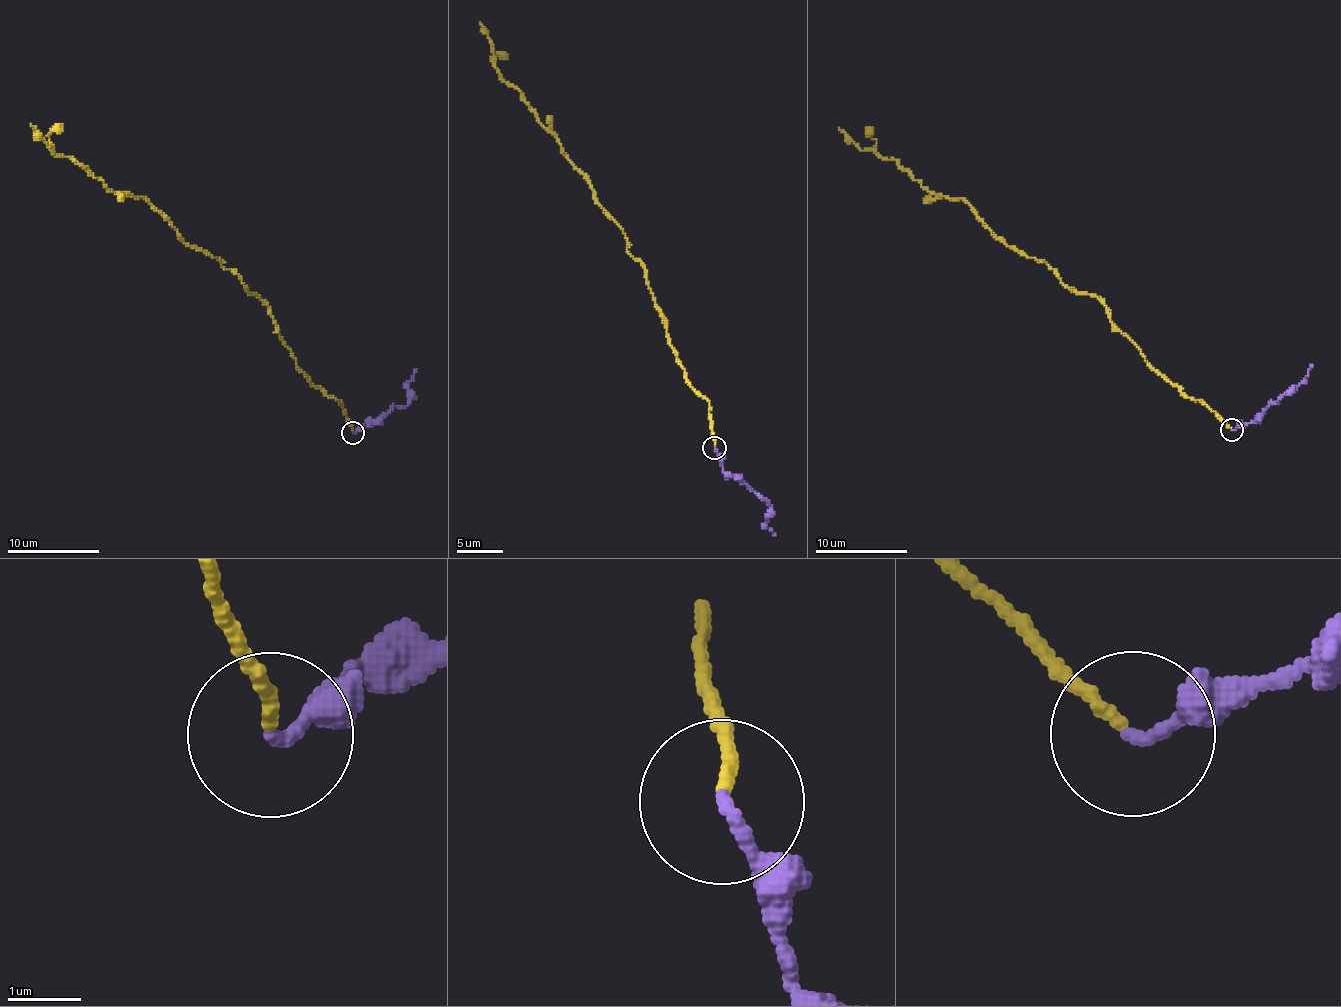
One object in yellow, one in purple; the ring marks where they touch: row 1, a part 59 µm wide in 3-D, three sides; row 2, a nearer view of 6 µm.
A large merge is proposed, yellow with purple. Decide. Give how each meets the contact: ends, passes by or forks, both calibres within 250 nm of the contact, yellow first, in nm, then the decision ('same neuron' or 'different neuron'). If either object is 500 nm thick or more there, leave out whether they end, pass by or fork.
yellow ends | purple ends | 170/170 nm | different neuron

